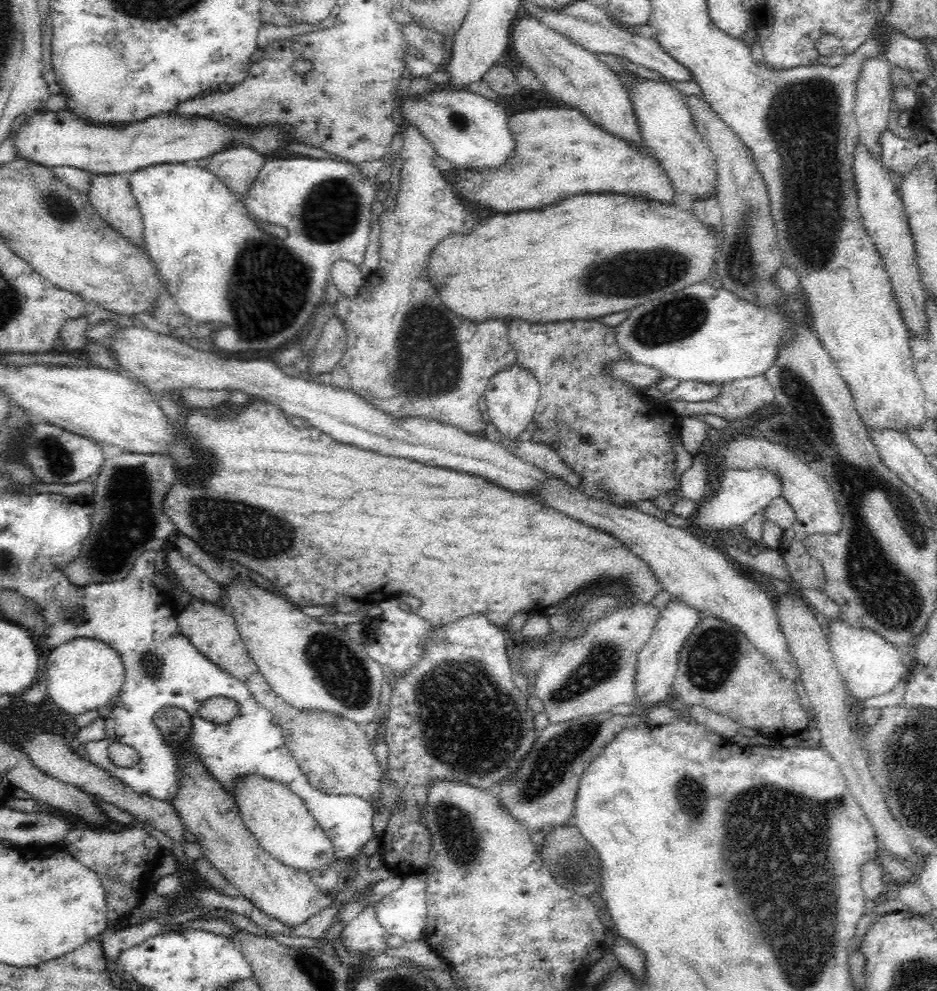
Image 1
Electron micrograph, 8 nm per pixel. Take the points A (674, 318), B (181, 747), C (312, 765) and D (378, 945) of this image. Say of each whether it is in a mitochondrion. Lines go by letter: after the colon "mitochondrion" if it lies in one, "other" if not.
A: mitochondrion
B: other
C: other
D: other

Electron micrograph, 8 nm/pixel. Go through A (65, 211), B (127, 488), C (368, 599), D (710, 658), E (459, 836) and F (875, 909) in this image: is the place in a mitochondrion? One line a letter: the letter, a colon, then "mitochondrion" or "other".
A: mitochondrion
B: mitochondrion
C: other
D: mitochondrion
E: mitochondrion
F: other

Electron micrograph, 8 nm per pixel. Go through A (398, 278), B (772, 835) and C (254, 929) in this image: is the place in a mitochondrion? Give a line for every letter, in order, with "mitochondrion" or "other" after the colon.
A: other
B: mitochondrion
C: other

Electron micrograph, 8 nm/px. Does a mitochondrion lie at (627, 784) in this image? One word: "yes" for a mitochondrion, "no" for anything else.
no

